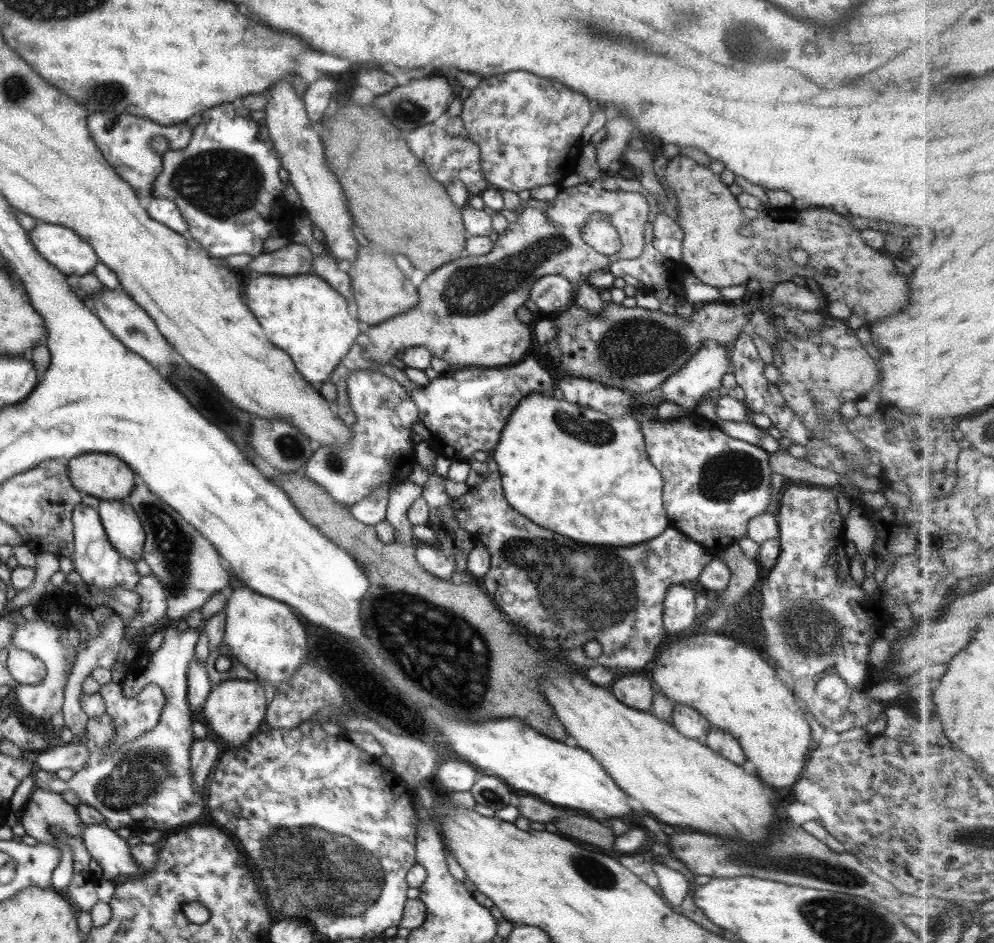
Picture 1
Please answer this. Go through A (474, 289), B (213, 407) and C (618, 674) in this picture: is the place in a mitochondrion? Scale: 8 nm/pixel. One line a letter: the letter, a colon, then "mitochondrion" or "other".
A: mitochondrion
B: mitochondrion
C: other

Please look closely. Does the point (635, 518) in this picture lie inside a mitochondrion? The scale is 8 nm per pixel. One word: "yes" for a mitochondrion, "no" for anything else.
no

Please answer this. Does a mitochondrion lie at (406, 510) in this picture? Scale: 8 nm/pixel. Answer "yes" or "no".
no

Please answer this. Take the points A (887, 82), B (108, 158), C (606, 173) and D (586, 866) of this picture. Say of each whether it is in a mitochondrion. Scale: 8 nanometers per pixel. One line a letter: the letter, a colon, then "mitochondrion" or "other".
A: mitochondrion
B: other
C: other
D: mitochondrion

